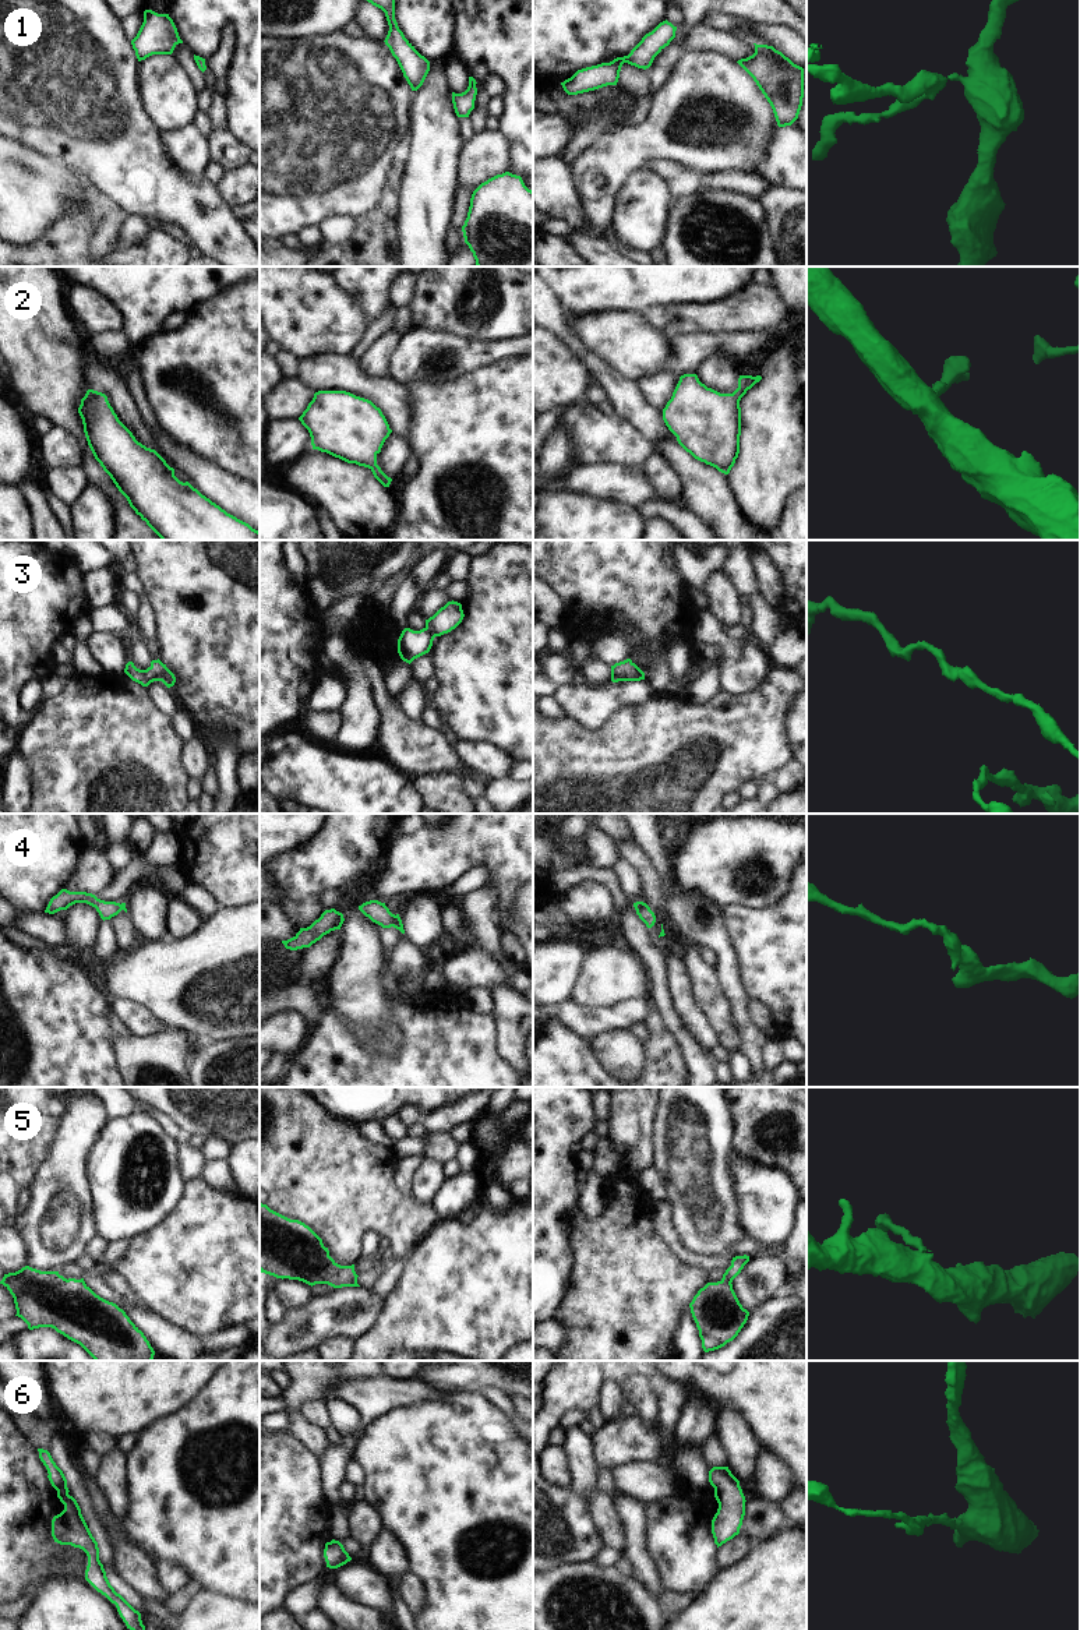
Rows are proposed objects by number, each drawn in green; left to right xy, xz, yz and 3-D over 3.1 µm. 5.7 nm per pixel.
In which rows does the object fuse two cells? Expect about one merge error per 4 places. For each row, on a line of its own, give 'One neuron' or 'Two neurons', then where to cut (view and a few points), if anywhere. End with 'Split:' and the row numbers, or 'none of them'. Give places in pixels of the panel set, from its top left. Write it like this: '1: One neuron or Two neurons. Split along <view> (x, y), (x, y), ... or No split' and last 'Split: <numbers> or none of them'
1: One neuron. No split
2: One neuron. No split
3: One neuron. No split
4: One neuron. No split
5: Two neurons. Split along yz (722, 1280), (730, 1283)
6: One neuron. No split
Split: 5.

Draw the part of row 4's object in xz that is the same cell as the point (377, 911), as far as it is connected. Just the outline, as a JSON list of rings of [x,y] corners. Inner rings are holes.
[[[370,900],[359,906],[359,910],[368,917],[373,922],[381,925],[382,928],[396,928],[405,934],[402,920],[399,914],[392,914],[385,903],[378,900]]]

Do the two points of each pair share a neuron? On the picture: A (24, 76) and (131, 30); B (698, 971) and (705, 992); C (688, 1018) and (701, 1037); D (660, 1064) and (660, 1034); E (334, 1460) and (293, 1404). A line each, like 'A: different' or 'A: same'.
A: different
B: same
C: same
D: same
E: different

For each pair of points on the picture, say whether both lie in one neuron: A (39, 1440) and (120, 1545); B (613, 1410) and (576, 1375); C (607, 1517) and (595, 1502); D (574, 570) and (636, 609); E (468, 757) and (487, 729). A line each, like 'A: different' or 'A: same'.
A: different
B: different
C: same
D: same
E: different

